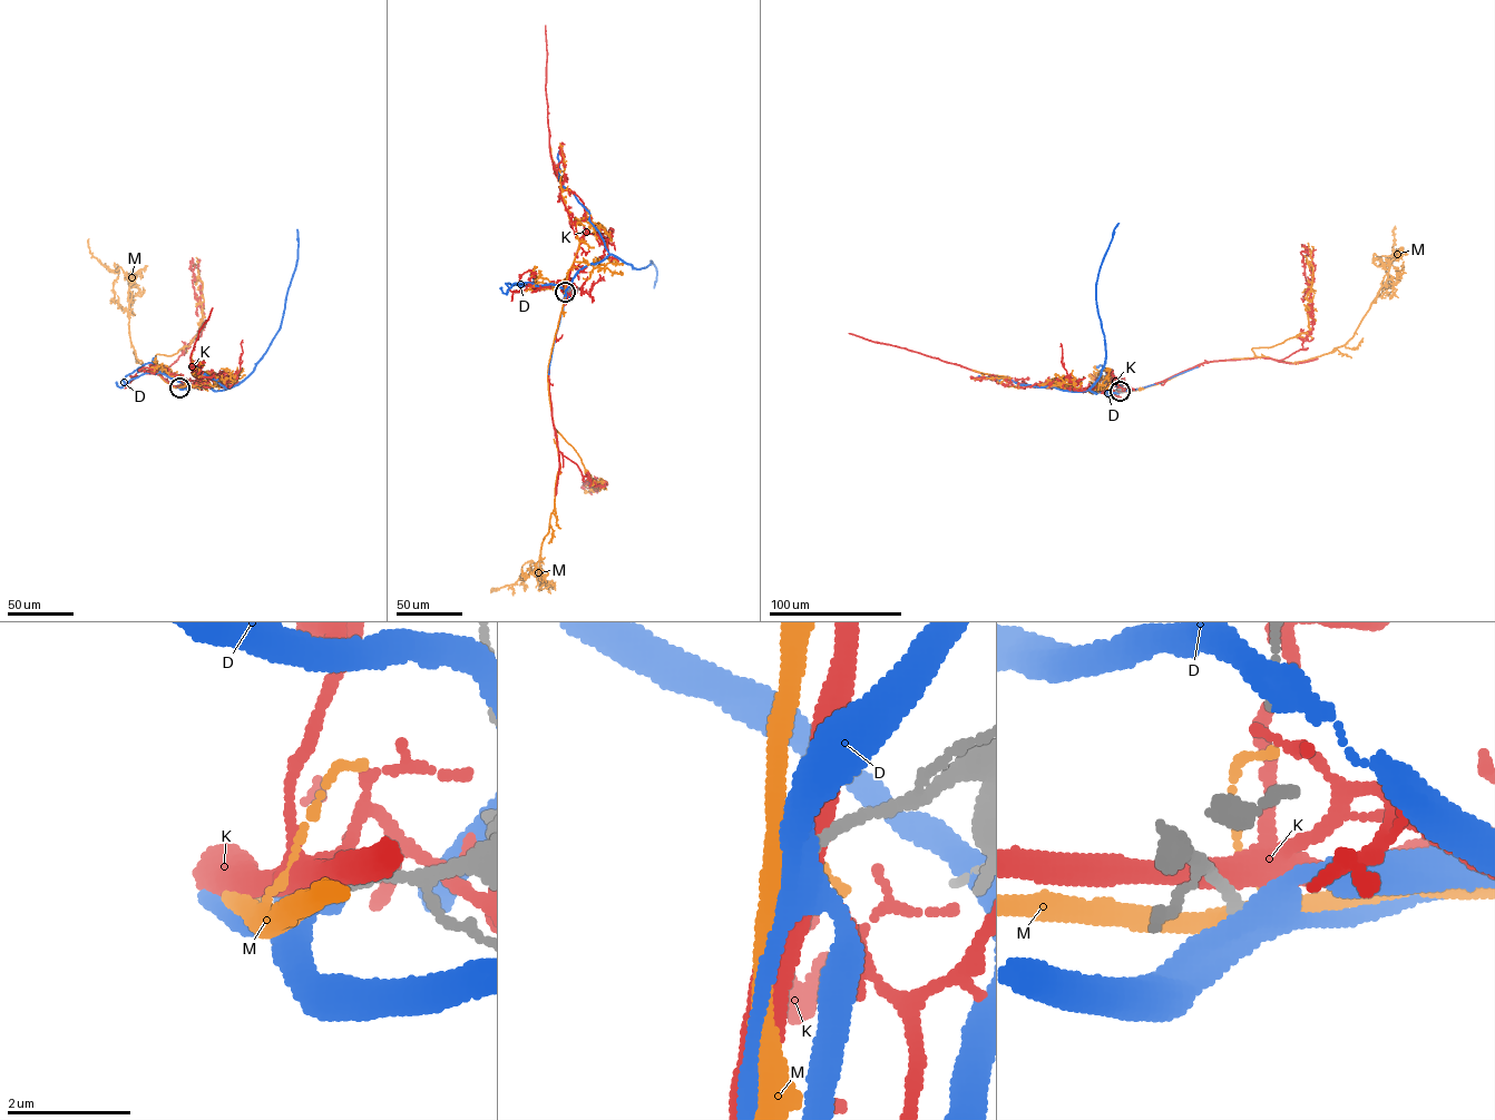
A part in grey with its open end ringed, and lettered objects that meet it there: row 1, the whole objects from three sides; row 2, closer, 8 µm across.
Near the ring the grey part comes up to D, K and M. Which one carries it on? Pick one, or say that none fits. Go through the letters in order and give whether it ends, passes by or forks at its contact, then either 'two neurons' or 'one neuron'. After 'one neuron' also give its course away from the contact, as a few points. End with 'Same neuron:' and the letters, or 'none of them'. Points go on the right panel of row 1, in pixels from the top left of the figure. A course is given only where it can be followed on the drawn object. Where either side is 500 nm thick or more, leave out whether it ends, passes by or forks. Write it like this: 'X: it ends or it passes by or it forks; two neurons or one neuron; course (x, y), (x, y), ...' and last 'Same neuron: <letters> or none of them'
D: it forks; two neurons
K: it forks; two neurons
M: it forks; one neuron; course (1120, 391), (1207, 362), (1293, 362), (1332, 352), (1352, 336), (1387, 277), (1373, 258), (1393, 253), (1395, 226)
Same neuron: M

